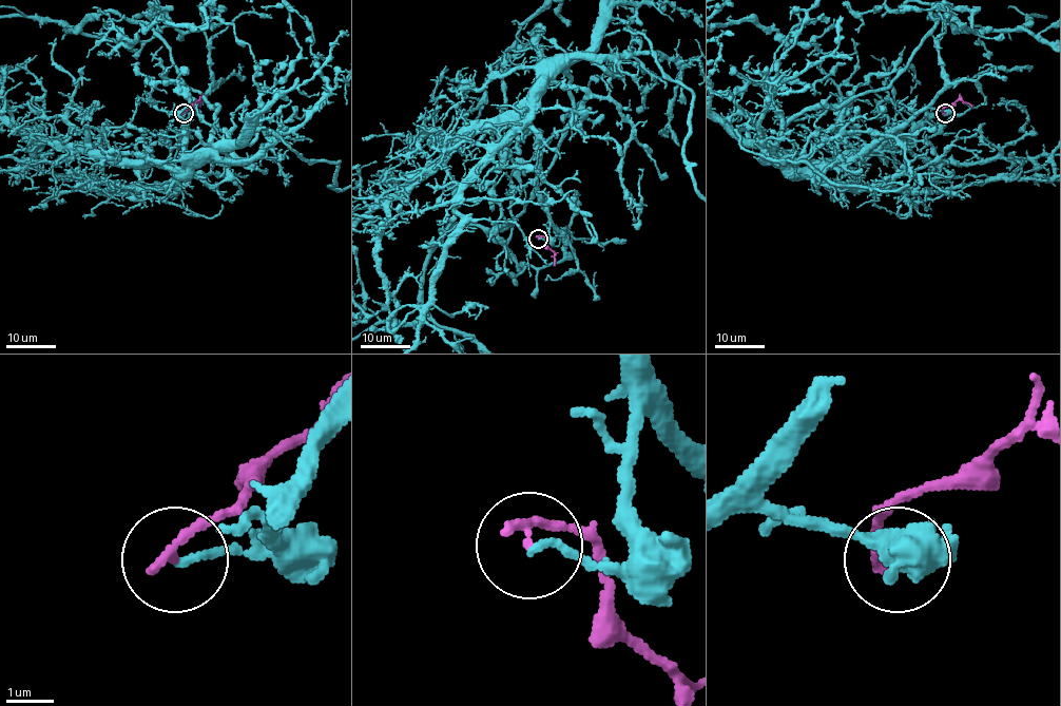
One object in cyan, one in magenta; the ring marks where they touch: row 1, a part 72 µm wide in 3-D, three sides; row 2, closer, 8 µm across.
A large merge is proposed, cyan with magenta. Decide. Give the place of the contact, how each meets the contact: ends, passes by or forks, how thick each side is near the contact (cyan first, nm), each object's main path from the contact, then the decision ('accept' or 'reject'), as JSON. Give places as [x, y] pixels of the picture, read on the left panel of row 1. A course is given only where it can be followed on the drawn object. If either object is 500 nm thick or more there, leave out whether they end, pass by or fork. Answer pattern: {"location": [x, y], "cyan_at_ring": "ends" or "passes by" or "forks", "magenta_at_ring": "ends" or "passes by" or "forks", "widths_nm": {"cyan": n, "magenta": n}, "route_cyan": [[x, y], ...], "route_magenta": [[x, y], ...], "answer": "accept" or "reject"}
{"location": [184, 113], "cyan_at_ring": "ends", "magenta_at_ring": "ends", "widths_nm": {"cyan": 160, "magenta": 220}, "route_cyan": [[185, 113], [194, 108], [177, 168], [266, 128], [302, 159], [339, 161], [332, 189]], "route_magenta": [[185, 113], [199, 99], [200, 107]], "answer": "reject"}

